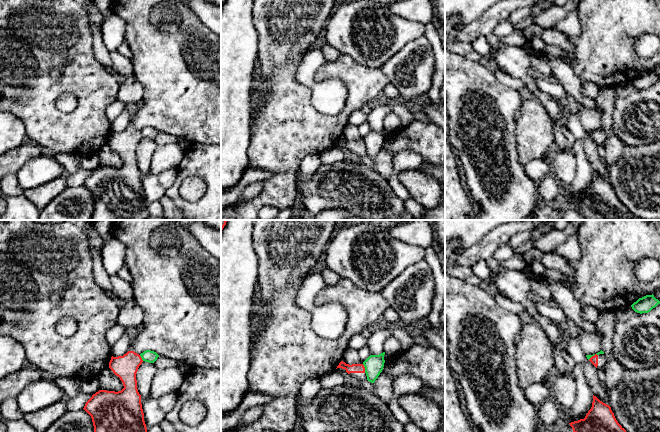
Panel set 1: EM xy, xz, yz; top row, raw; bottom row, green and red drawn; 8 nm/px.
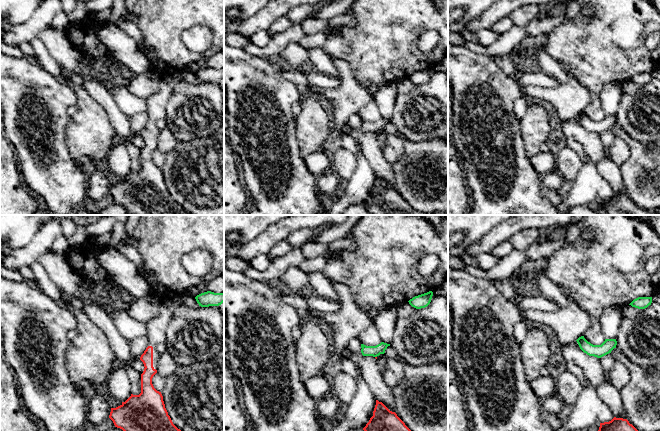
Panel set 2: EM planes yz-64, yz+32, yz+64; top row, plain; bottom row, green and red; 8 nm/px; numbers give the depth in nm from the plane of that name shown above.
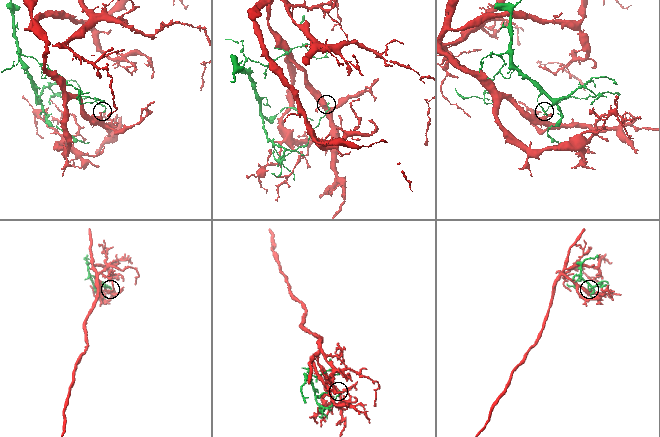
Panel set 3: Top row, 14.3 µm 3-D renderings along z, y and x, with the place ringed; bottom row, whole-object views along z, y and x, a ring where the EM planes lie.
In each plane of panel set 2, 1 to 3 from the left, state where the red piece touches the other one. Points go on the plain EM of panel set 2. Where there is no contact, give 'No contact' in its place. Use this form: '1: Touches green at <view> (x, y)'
1: No contact
2: No contact
3: No contact

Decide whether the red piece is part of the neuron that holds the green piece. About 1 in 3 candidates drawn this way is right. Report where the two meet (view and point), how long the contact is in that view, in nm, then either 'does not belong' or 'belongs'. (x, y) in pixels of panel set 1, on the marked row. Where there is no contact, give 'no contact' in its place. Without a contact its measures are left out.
xz (365, 368) | 80 nm | does not belong

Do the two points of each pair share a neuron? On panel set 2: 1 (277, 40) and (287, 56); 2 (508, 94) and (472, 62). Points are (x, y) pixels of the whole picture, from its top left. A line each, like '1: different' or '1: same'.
1: different
2: same

